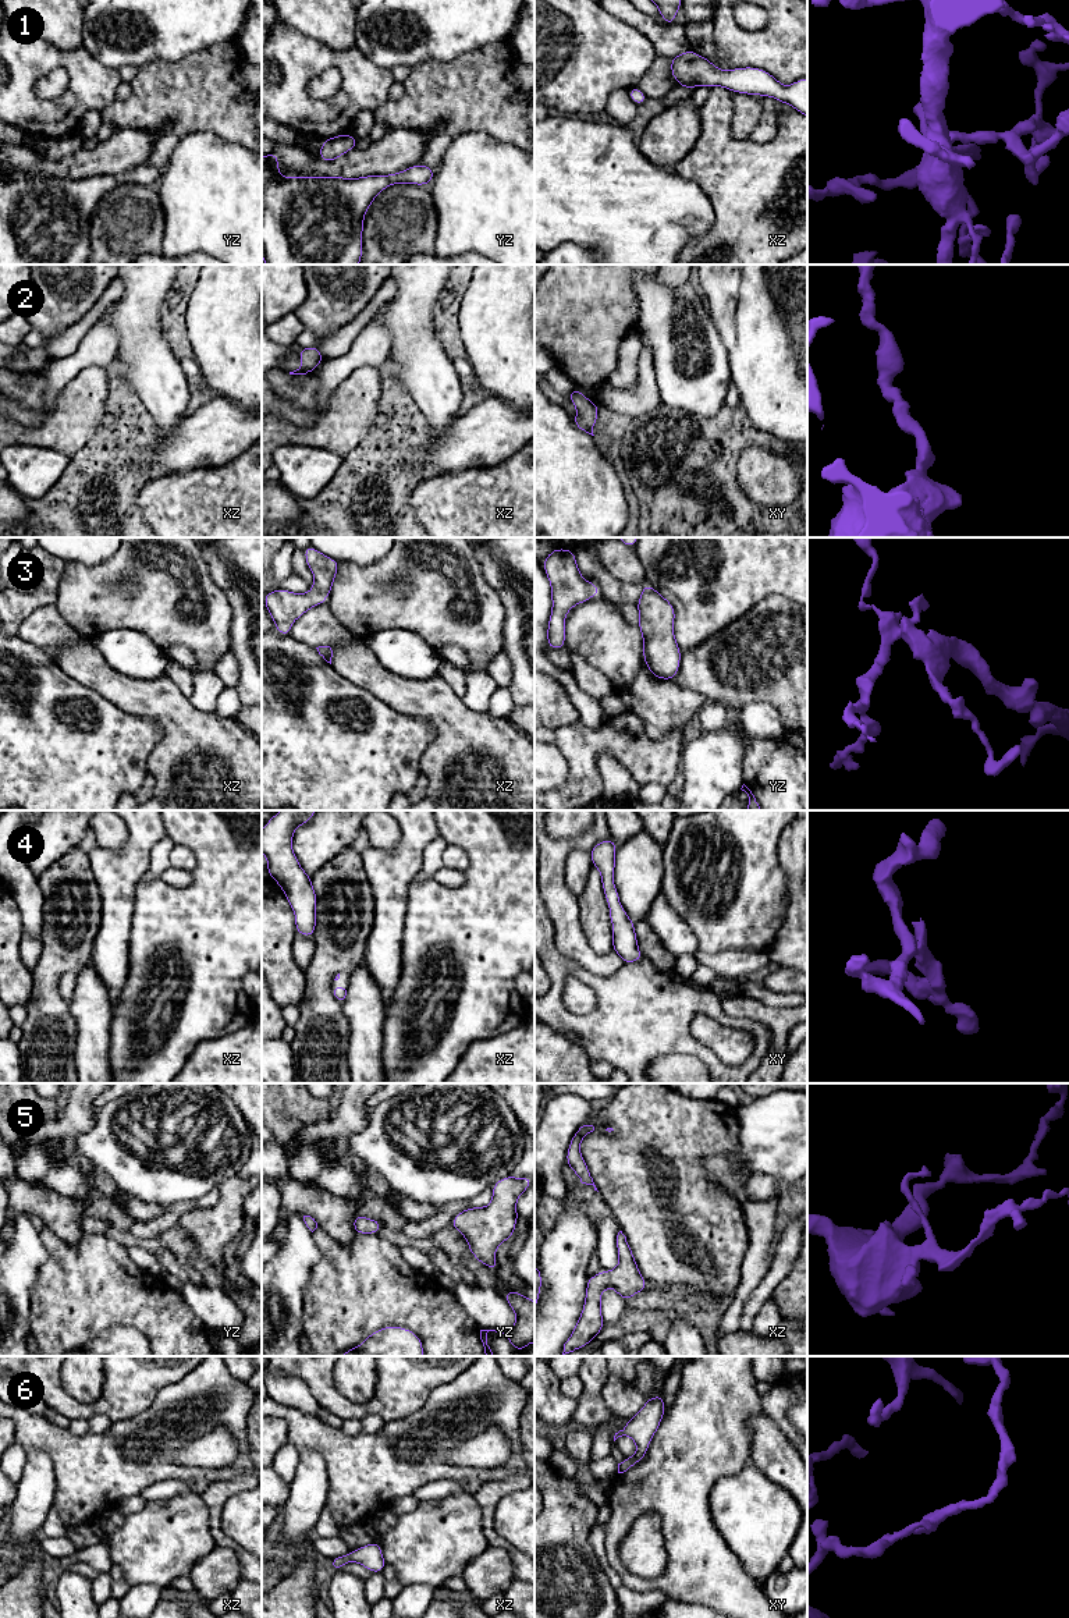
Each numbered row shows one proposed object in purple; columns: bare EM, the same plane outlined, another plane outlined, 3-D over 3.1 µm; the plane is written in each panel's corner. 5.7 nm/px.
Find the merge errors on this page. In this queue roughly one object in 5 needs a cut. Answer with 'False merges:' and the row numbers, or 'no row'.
False merges: no row

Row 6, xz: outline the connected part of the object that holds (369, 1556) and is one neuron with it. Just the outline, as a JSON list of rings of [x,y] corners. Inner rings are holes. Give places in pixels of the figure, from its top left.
[[[376,1540],[345,1555],[340,1555],[337,1558],[330,1560],[330,1565],[333,1571],[337,1572],[342,1565],[349,1564],[352,1561],[363,1565],[373,1573],[383,1572],[386,1566],[381,1547]]]

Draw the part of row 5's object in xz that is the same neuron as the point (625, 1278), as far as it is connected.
[[[622,1231],[617,1235],[617,1252],[619,1263],[614,1270],[601,1270],[594,1277],[587,1277],[583,1310],[572,1334],[564,1344],[562,1355],[586,1346],[604,1328],[601,1314],[601,1292],[604,1289],[614,1288],[624,1301],[647,1289],[646,1280],[638,1269],[635,1256]]]

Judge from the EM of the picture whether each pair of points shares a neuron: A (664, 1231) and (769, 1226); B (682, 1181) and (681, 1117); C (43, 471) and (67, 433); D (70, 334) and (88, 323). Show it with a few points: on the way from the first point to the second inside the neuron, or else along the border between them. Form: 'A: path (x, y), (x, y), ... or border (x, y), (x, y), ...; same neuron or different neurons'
A: border (741, 1206), (748, 1232), (748, 1251), (743, 1259); different neurons
B: path (681, 1166), (681, 1132); same neuron
C: border (24, 444), (52, 447), (67, 457); different neurons
D: path (74, 334), (84, 326); same neuron

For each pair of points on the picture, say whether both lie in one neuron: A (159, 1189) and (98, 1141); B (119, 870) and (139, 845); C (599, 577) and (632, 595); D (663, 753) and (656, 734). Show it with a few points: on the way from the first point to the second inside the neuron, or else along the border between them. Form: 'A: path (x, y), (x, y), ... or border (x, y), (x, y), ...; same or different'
A: path (144, 1174), (113, 1145); same
B: path (124, 865), (137, 851); same
C: path (607, 584), (617, 592), (624, 593); same
D: border (636, 716), (653, 741), (682, 731); different

